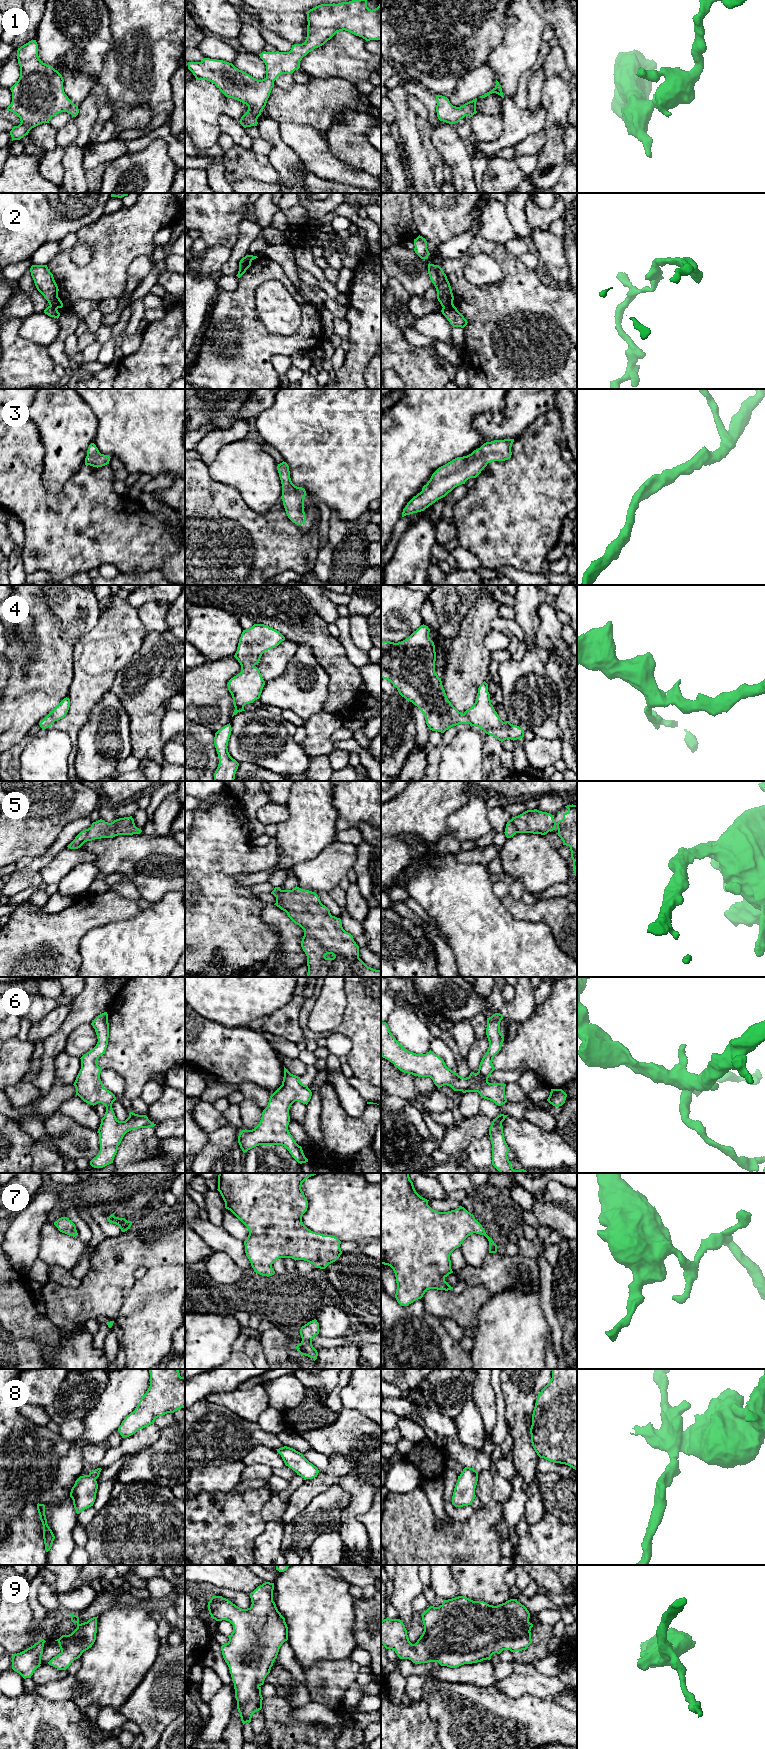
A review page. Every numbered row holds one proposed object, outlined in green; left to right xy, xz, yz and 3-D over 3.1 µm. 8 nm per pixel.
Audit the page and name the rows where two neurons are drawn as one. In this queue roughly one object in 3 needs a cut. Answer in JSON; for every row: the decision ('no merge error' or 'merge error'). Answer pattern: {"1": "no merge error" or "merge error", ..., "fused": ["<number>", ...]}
{"1": "no merge error", "2": "merge error", "3": "no merge error", "4": "no merge error", "5": "no merge error", "6": "no merge error", "7": "no merge error", "8": "no merge error", "9": "no merge error", "fused": ["2"]}

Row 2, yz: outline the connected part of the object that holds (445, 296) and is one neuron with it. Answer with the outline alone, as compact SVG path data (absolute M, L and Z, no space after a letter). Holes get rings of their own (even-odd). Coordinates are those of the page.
M428 264L428 274L437 291L437 299L442 307L453 304L454 296L446 274L439 265Z

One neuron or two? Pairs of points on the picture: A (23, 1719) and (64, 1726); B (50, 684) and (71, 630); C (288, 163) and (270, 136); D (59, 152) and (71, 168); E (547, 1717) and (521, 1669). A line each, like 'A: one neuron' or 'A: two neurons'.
A: one neuron
B: two neurons
C: one neuron
D: two neurons
E: two neurons

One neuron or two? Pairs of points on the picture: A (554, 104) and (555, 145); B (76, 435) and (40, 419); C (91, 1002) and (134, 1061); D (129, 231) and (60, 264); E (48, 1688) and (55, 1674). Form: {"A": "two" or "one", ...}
{"A": "one", "B": "one", "C": "two", "D": "one", "E": "two"}

